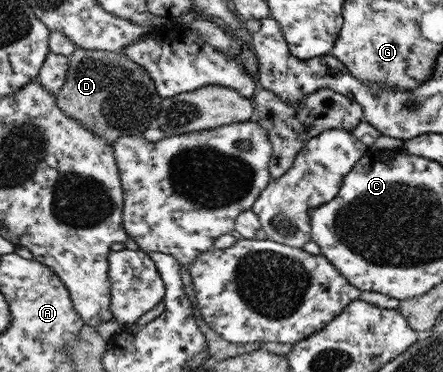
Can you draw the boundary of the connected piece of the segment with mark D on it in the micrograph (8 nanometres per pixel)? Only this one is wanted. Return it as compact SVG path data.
M79 48L69 57L64 85L55 98L64 115L76 119L110 144L122 136L142 135L143 131L152 127L163 102L148 70L130 60L124 52Z

